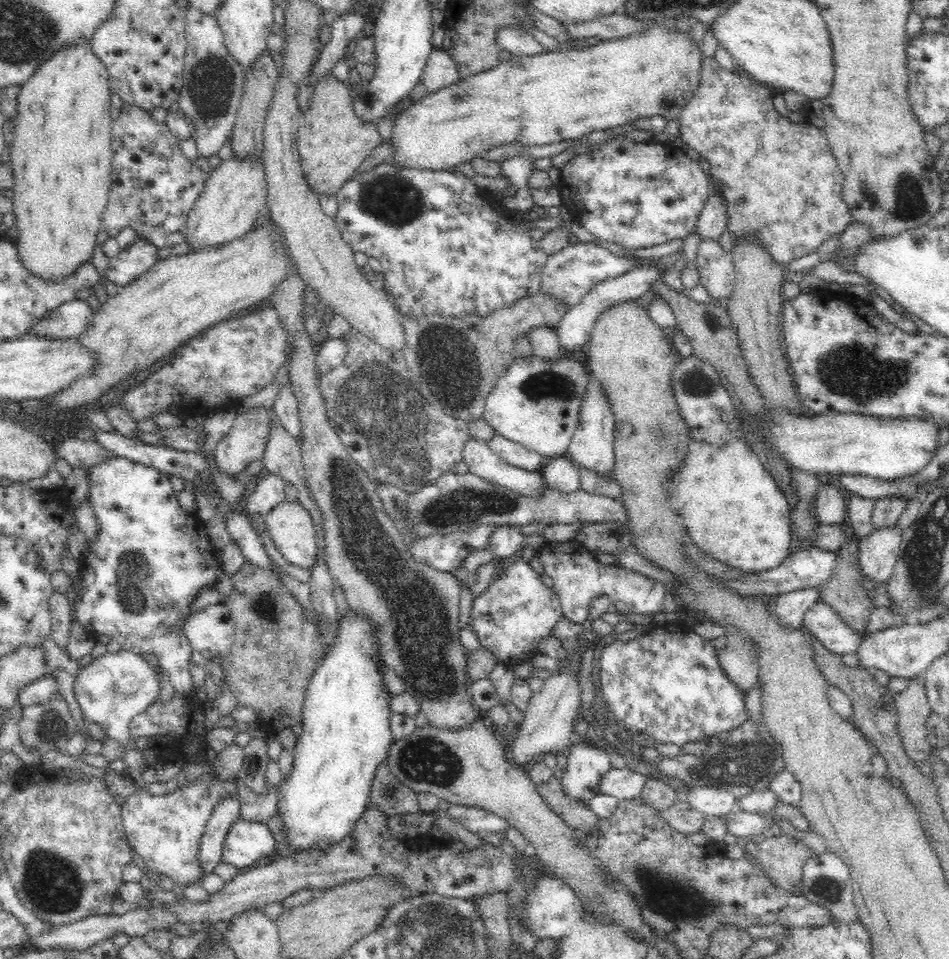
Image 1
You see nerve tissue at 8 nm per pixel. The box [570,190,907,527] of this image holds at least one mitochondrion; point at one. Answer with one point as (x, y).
(696, 382)

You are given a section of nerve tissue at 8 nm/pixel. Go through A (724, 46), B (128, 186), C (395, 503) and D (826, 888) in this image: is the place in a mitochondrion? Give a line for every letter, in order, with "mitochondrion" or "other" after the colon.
A: other
B: mitochondrion
C: mitochondrion
D: mitochondrion

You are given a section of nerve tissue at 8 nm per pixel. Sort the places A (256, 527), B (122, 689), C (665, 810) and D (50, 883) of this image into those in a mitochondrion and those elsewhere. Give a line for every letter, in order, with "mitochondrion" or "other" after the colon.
A: other
B: mitochondrion
C: other
D: mitochondrion

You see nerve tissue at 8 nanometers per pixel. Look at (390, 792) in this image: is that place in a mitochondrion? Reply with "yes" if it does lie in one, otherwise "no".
yes

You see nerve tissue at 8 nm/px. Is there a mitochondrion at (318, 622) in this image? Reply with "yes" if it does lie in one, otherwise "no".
no

